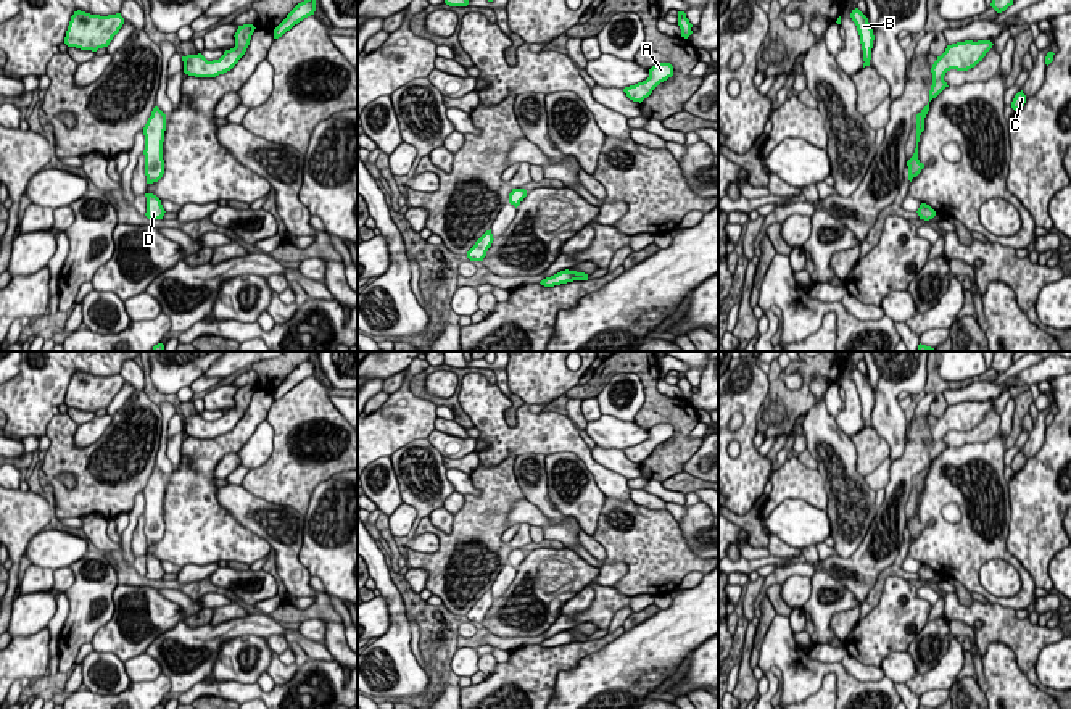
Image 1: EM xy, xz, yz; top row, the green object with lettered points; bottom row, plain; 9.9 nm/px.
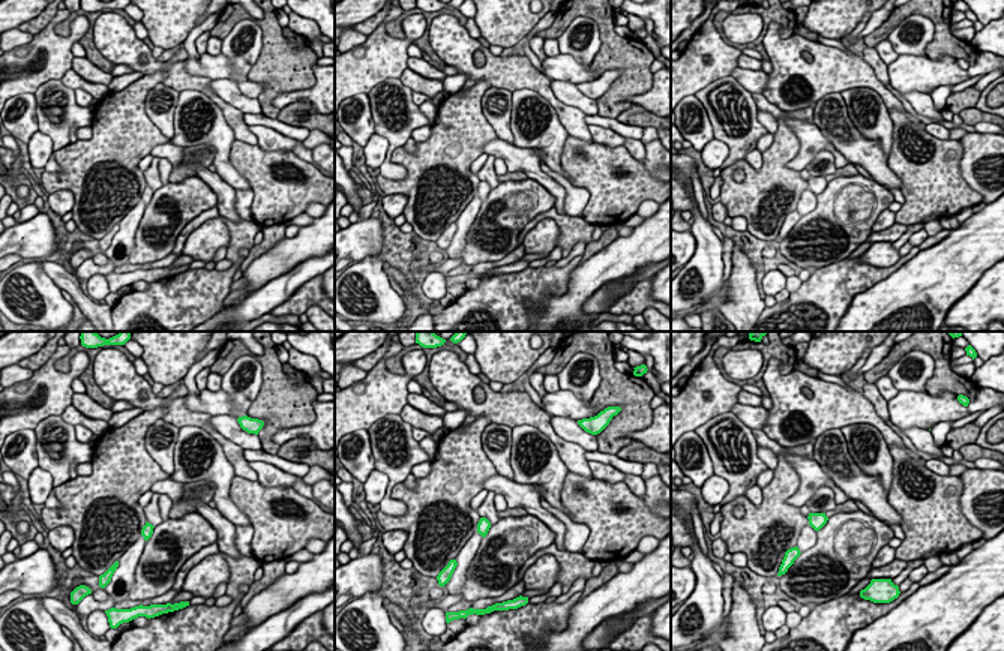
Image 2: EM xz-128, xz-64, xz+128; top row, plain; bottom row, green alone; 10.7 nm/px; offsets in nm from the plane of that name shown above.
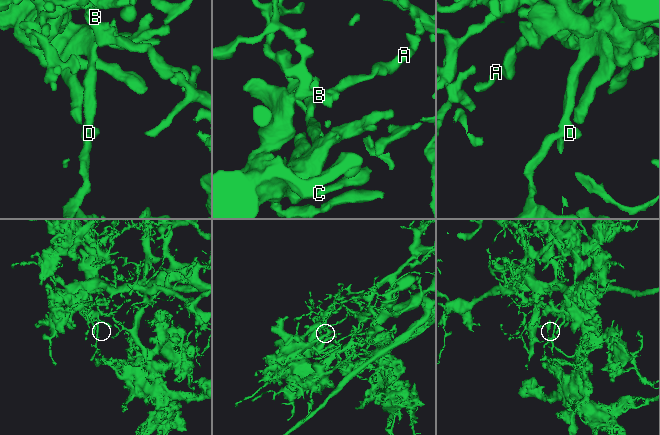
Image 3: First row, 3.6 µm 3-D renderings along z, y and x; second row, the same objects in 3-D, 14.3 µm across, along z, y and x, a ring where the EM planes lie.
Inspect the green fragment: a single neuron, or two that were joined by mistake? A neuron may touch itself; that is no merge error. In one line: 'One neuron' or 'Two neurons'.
Two neurons

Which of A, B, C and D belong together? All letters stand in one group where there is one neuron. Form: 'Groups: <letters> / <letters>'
Groups: A B C / D

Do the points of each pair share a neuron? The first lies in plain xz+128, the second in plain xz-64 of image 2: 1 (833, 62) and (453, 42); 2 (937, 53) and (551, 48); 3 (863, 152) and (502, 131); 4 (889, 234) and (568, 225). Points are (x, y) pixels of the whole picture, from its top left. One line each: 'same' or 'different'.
1: same
2: different
3: same
4: same

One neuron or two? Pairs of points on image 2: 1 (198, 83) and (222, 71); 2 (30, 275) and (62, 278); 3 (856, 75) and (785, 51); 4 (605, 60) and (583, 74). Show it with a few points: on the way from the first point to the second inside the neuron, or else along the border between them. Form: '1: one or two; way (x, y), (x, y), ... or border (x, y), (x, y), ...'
1: two; border (185, 60), (185, 68), (191, 74), (210, 80)
2: two; border (38, 260), (42, 270), (60, 290)
3: one; way (838, 74), (808, 74), (803, 69)
4: two; border (589, 65), (598, 77)

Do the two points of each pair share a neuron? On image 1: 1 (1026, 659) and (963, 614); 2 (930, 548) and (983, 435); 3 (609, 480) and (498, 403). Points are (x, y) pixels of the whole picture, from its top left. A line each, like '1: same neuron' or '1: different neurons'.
1: same neuron
2: different neurons
3: same neuron

